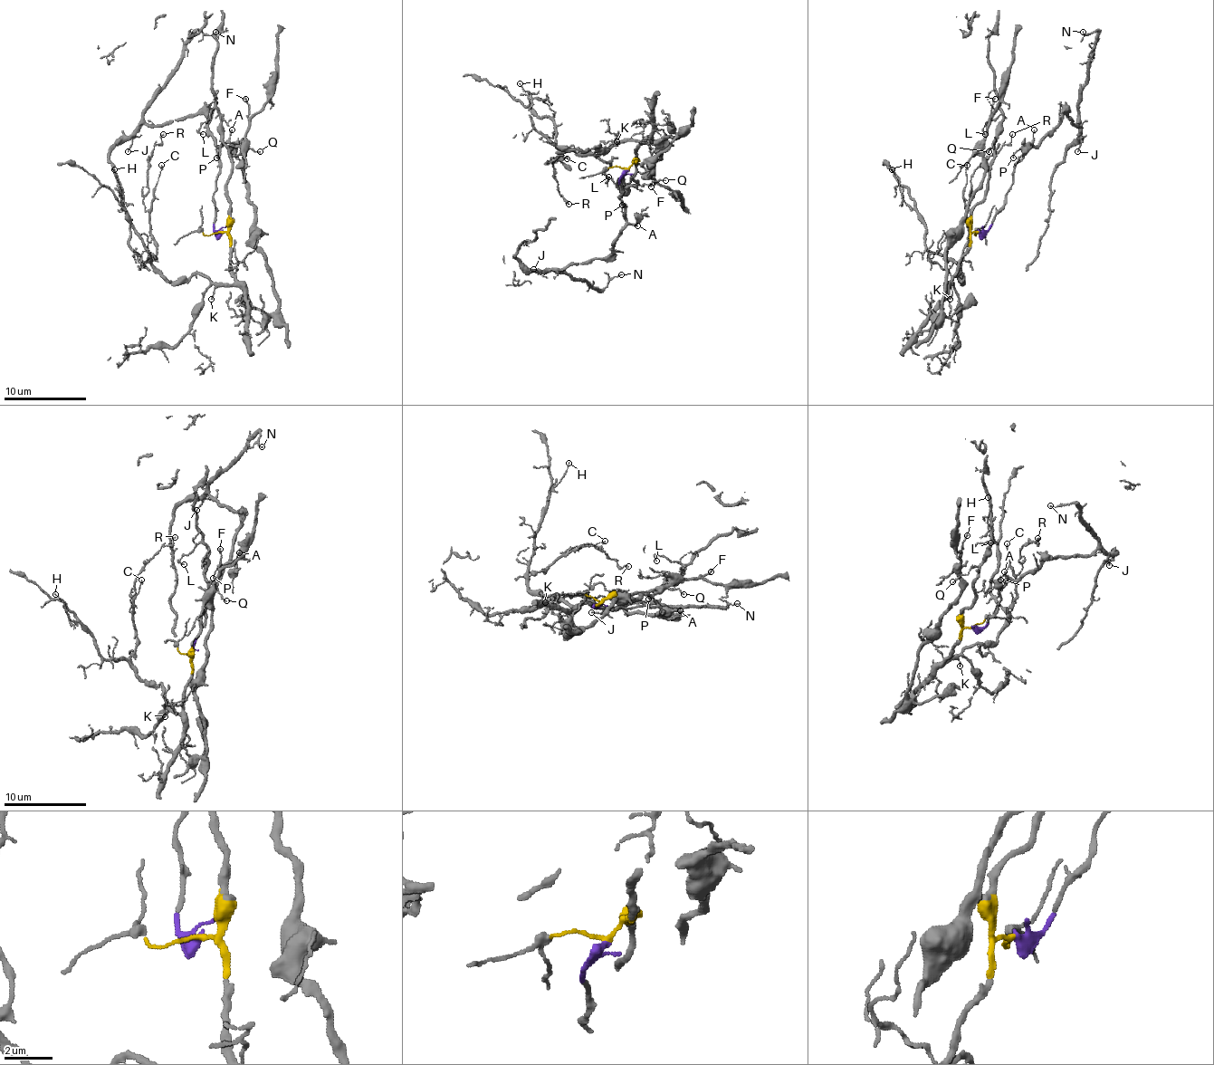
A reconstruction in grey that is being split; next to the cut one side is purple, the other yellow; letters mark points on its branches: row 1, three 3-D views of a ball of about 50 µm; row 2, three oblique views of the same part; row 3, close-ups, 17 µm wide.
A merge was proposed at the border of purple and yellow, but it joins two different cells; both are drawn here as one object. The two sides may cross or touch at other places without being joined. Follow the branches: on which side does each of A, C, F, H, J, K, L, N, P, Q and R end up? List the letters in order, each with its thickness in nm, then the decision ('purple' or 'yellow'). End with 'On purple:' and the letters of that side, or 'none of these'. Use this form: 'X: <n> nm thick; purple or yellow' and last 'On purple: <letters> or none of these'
A: 100 nm thick; purple
C: 120 nm thick; yellow
F: 120 nm thick; yellow
H: 80 nm thick; yellow
J: 100 nm thick; purple
K: 110 nm thick; yellow
L: 120 nm thick; yellow
N: 100 nm thick; purple
P: 90 nm thick; purple
Q: 120 nm thick; yellow
R: 90 nm thick; yellow
On purple: A, J, N, P

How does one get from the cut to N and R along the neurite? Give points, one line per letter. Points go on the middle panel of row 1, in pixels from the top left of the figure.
N: (627, 169), (619, 179), (626, 215), (613, 252), (565, 269), (549, 269), (600, 290), (621, 274)
R: (627, 169), (635, 160), (635, 140), (600, 152), (557, 152), (557, 160), (549, 160), (557, 190), (569, 205)

